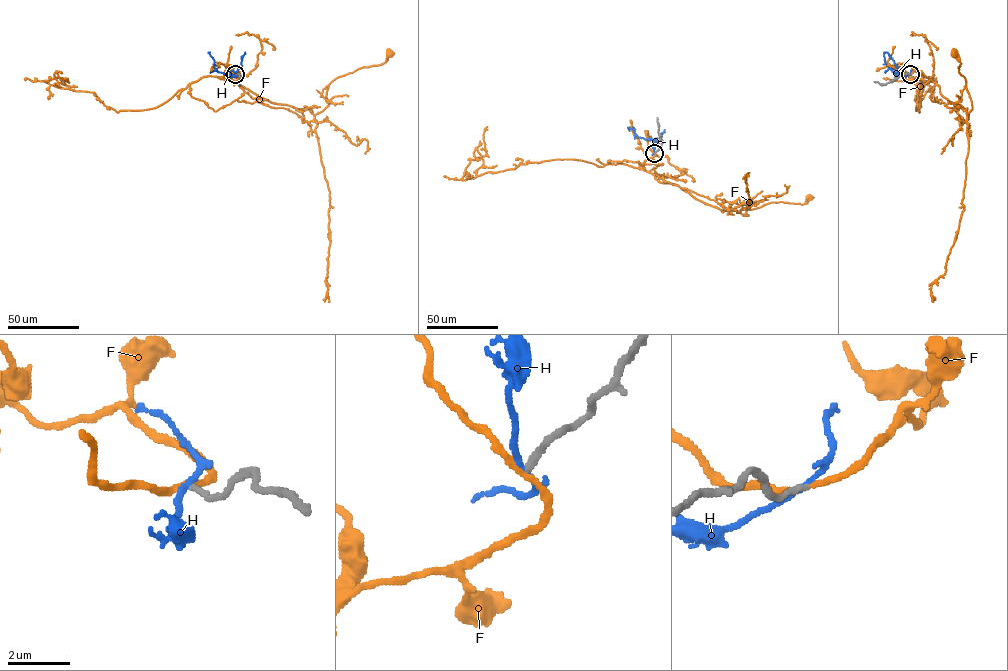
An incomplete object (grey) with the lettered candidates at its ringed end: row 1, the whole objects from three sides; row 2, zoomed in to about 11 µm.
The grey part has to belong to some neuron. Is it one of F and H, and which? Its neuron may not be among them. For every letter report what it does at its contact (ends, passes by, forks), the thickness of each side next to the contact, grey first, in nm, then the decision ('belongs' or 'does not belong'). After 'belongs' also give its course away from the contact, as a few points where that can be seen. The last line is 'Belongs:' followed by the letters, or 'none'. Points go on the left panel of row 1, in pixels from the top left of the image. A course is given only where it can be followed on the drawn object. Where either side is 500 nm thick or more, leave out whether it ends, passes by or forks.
F: it passes by | 200/190 nm | does not belong
H: it passes by | 200/170 nm | does not belong
Belongs: none

